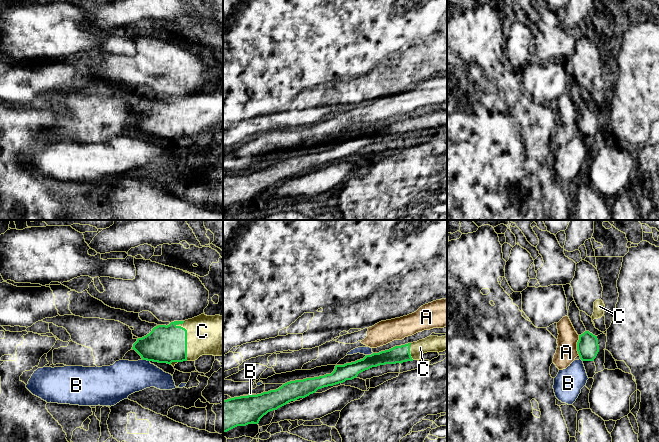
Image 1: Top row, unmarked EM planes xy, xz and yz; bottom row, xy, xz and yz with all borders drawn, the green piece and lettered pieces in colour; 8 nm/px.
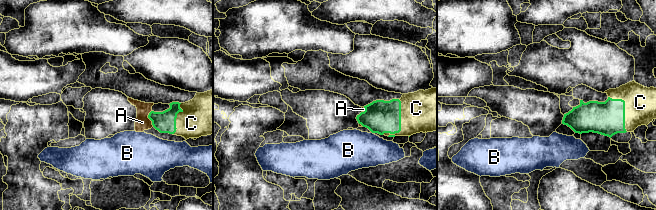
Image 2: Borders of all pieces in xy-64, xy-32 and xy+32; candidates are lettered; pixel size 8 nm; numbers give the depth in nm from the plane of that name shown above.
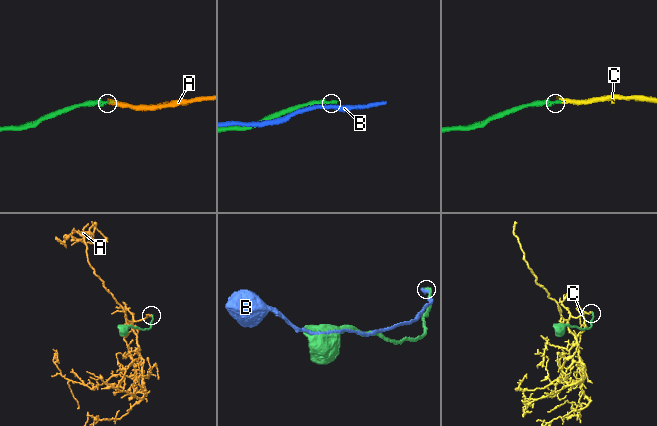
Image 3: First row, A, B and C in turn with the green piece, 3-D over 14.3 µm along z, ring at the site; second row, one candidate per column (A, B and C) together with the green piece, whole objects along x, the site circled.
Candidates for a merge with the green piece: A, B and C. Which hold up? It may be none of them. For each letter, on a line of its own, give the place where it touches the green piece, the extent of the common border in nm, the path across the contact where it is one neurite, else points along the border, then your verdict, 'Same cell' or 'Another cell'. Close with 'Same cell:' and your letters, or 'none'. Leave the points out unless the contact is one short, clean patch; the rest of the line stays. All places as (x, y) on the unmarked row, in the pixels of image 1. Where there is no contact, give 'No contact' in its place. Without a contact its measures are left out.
A: Touches green at yz (577, 121). Shared border 160 nm. Another cell
B: Touches green at xy (146, 135). Shared border 70 nm. Another cell
C: Touches green at xy (186, 116). Shared border 320 nm. Same cell
Same cell: C

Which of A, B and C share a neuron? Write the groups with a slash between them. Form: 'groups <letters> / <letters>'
groups A / B / C

